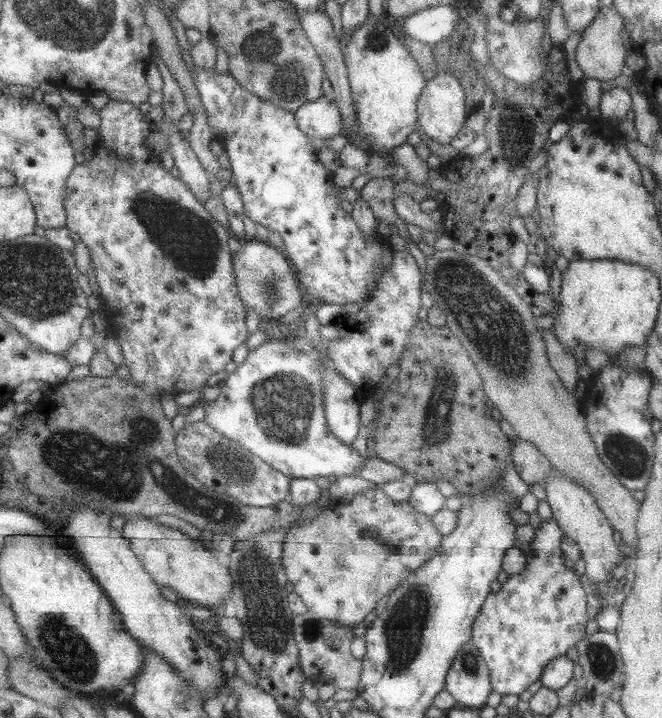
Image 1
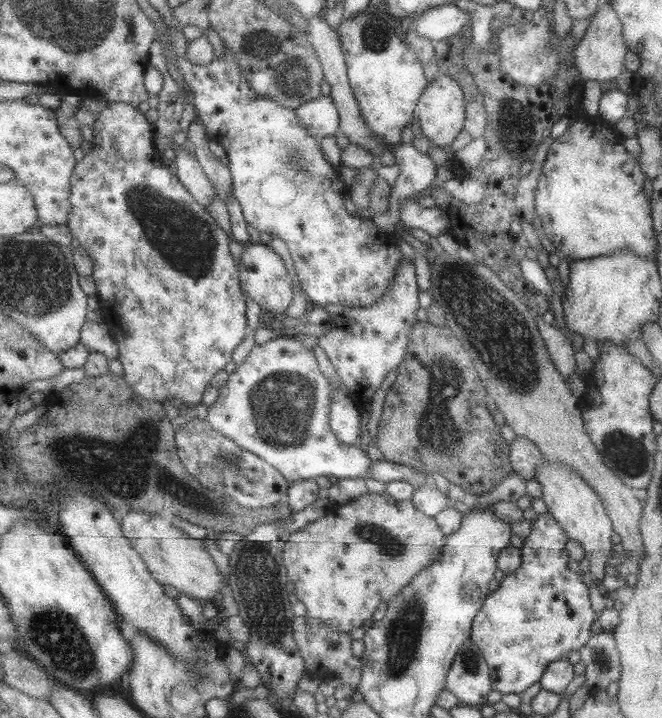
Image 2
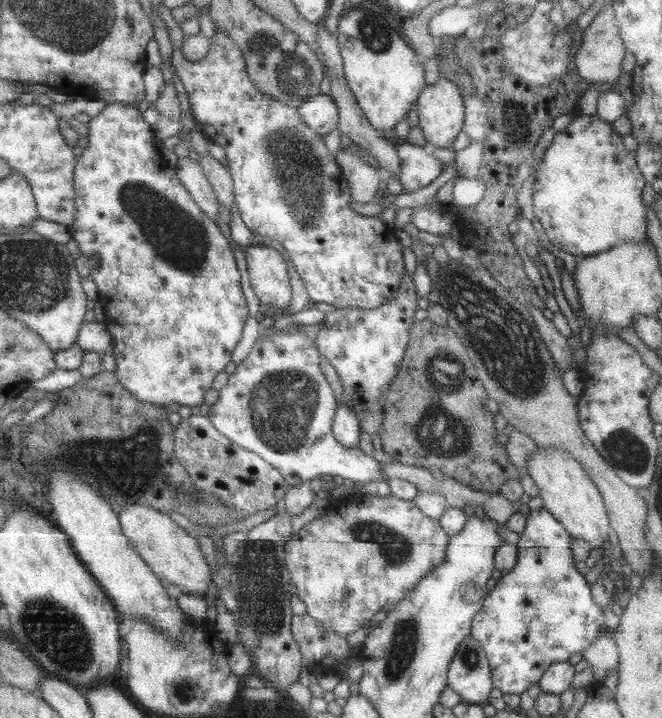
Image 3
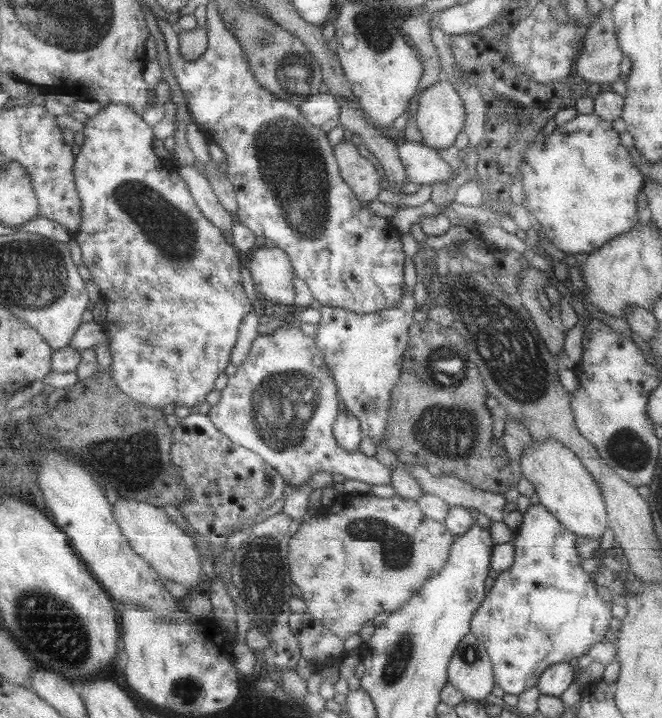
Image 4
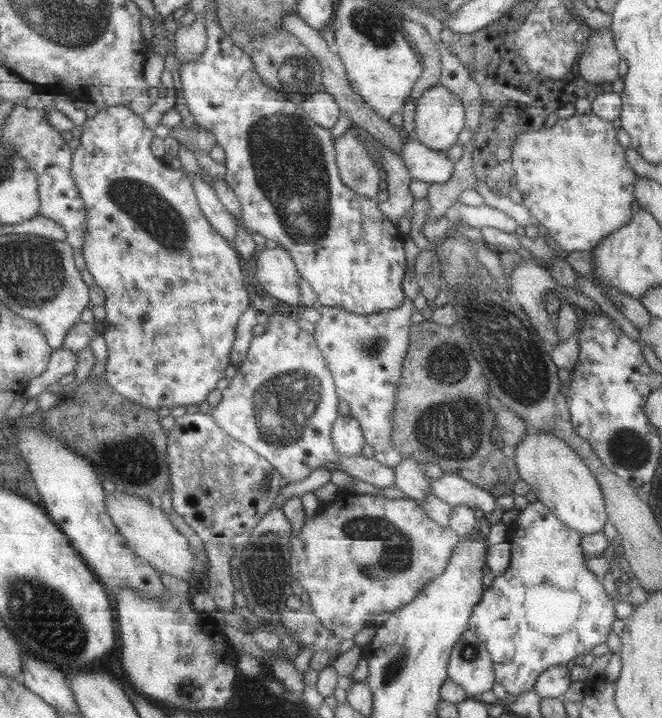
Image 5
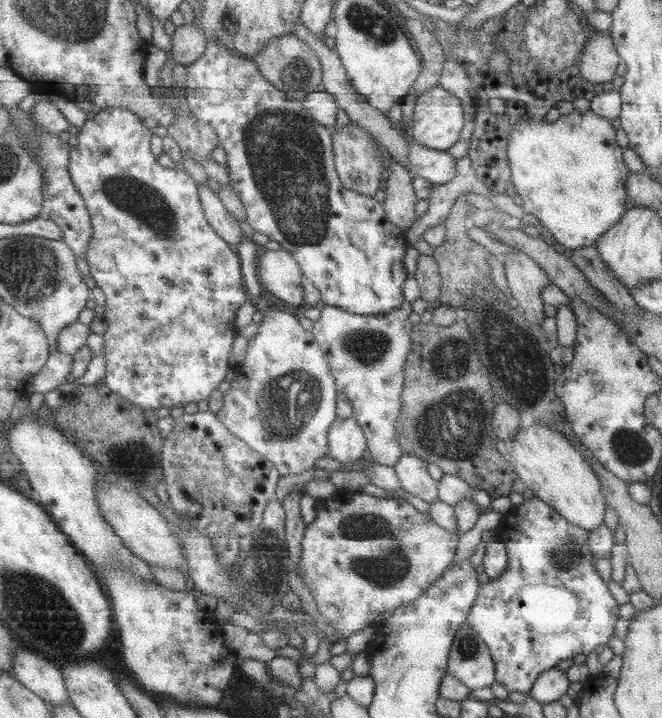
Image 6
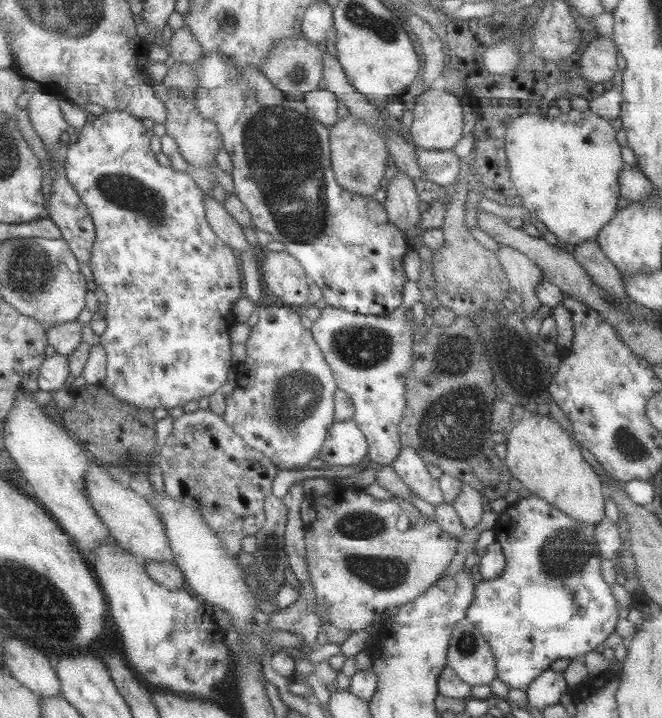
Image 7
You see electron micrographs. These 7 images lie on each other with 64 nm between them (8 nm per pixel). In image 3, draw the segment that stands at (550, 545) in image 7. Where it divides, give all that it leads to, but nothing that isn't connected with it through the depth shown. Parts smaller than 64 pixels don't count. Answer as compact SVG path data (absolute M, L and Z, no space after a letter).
M541 507L536 510L531 510L526 516L525 527L521 534L519 534L519 541L517 542L517 550L515 560L515 566L511 570L501 572L501 576L495 583L492 590L488 591L487 596L483 599L482 606L479 608L479 612L473 616L470 624L470 636L477 641L477 644L483 648L491 672L492 686L497 690L500 690L504 694L521 695L527 688L537 684L539 678L543 674L543 671L554 662L565 662L568 660L571 654L575 652L582 653L585 648L591 644L593 639L599 637L602 634L603 629L603 615L605 615L605 608L597 605L590 594L590 585L585 581L584 576L580 574L575 566L574 559L571 555L570 543L572 542L570 534L551 516L545 508Z

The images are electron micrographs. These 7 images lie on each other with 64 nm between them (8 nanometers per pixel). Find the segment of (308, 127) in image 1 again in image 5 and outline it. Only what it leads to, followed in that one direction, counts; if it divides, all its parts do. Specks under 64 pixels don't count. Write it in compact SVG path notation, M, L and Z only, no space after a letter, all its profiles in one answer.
M327 91L310 95L301 105L303 110L323 128L331 130L339 122L342 110L334 95Z

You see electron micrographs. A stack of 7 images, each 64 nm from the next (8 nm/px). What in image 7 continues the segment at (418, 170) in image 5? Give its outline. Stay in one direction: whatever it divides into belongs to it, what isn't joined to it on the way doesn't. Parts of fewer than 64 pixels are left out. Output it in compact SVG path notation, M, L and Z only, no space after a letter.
M415 147L415 156L425 179L444 188L455 181L461 158L452 149L438 151Z

